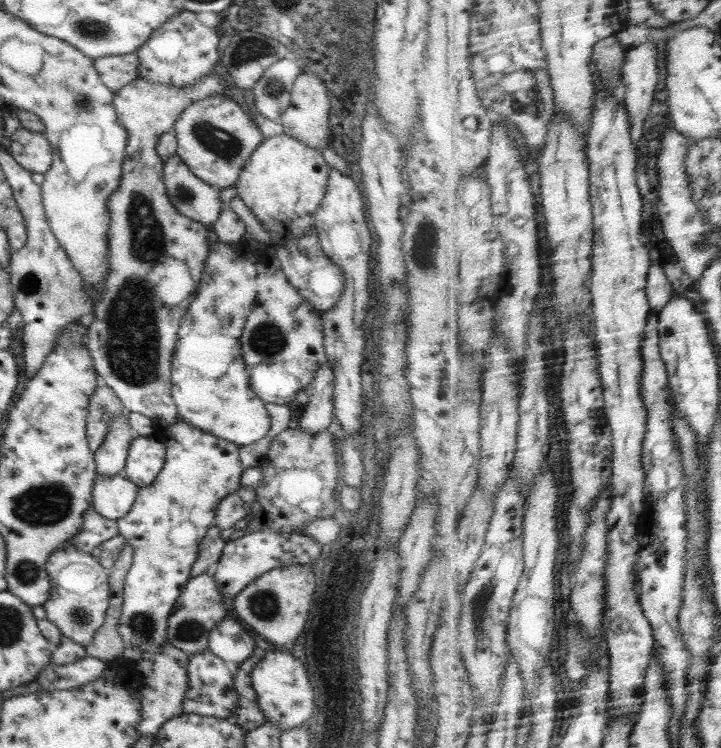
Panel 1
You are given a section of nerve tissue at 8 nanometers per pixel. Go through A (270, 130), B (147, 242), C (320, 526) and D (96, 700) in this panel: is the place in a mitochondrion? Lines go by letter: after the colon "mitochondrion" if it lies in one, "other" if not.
A: other
B: mitochondrion
C: other
D: other

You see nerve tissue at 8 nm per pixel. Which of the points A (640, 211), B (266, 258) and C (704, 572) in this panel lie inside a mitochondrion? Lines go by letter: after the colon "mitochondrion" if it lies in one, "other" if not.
A: other
B: other
C: other

